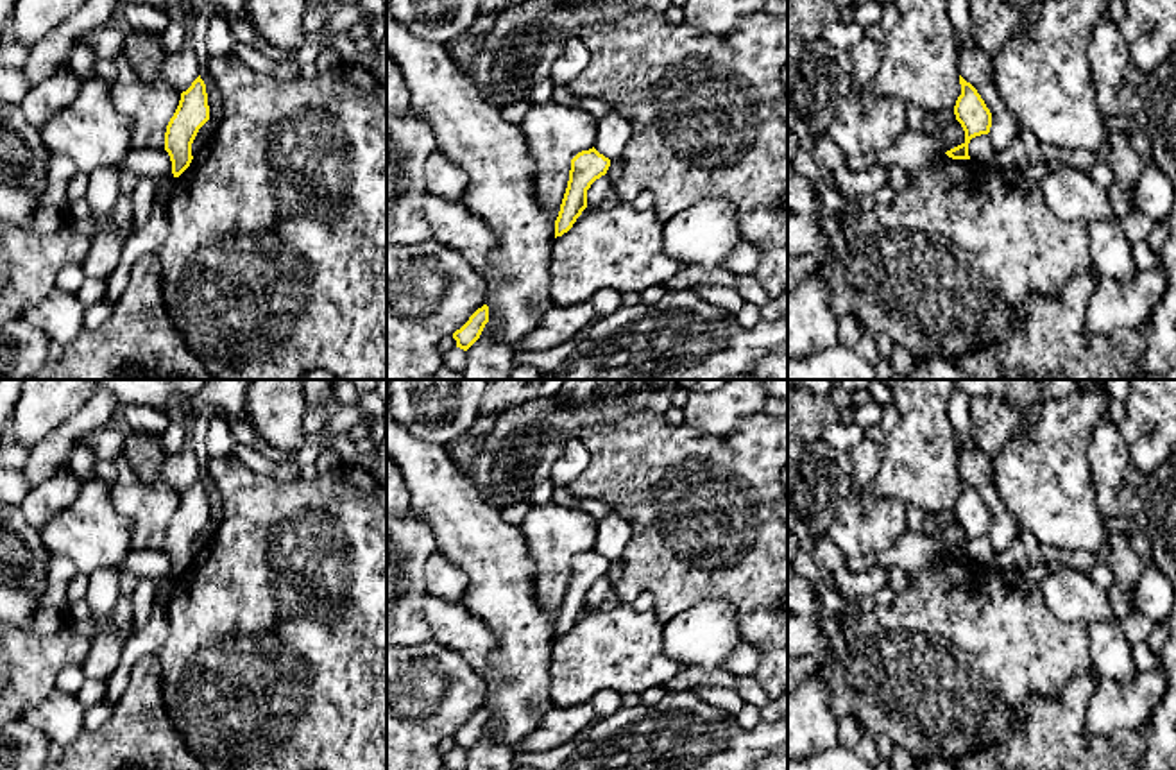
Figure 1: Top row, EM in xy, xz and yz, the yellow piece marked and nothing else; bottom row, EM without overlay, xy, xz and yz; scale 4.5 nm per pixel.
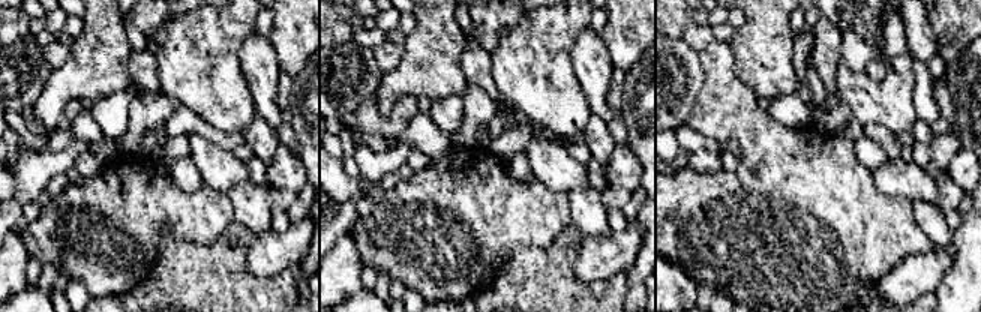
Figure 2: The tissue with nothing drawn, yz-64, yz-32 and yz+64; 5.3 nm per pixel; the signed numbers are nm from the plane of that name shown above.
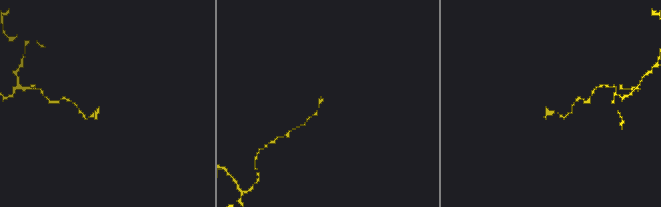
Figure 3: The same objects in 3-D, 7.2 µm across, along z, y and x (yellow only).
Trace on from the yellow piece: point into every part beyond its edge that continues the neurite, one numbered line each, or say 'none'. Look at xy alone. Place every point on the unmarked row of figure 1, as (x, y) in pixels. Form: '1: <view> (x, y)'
1: xy (210, 527)

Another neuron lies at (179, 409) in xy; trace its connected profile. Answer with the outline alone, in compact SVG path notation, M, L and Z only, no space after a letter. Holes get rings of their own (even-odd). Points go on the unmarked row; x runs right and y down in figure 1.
M172 398L166 403L170 415L184 426L184 421L192 414L192 401L190 398Z

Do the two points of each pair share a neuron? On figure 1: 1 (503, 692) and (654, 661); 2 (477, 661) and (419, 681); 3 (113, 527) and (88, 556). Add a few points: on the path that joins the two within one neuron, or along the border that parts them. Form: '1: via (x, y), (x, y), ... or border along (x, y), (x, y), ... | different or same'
1: border along (552, 640), (550, 699), (555, 706) | different
2: border along (434, 640), (457, 650), (482, 677) | different
3: via (106, 534), (92, 548) | same

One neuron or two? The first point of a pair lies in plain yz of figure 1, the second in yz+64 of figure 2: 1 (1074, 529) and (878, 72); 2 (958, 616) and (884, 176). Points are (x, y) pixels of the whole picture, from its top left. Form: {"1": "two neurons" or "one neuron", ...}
{"1": "two neurons", "2": "two neurons"}

